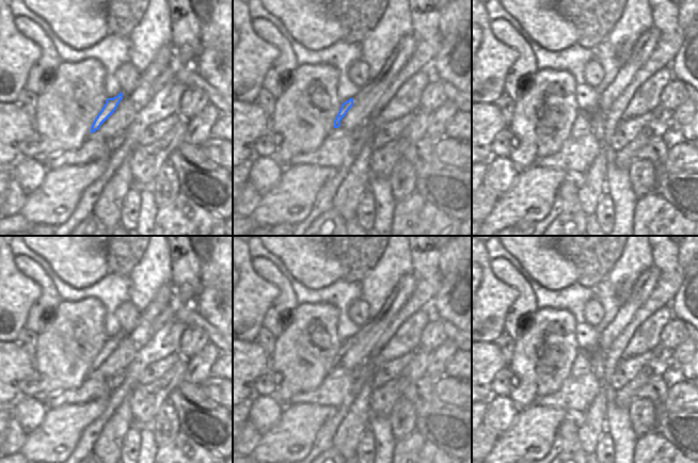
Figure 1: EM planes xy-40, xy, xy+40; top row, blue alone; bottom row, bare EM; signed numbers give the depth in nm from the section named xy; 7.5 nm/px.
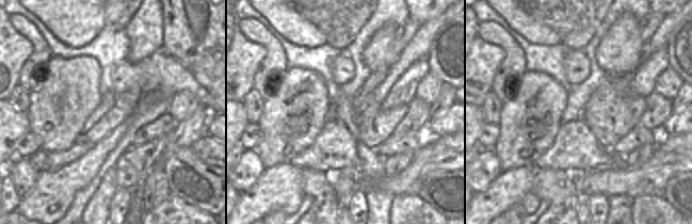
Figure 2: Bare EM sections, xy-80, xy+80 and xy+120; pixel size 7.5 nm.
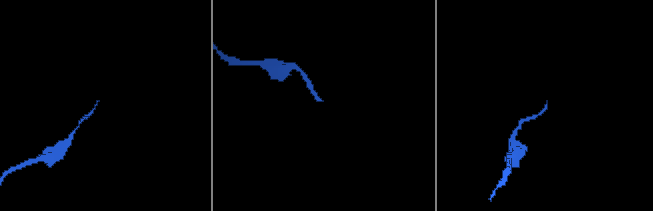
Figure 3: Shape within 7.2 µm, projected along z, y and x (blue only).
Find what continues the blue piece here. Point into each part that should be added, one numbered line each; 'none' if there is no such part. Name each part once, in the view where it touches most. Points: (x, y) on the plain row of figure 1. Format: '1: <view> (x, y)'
1: xy-40 (131, 342)

